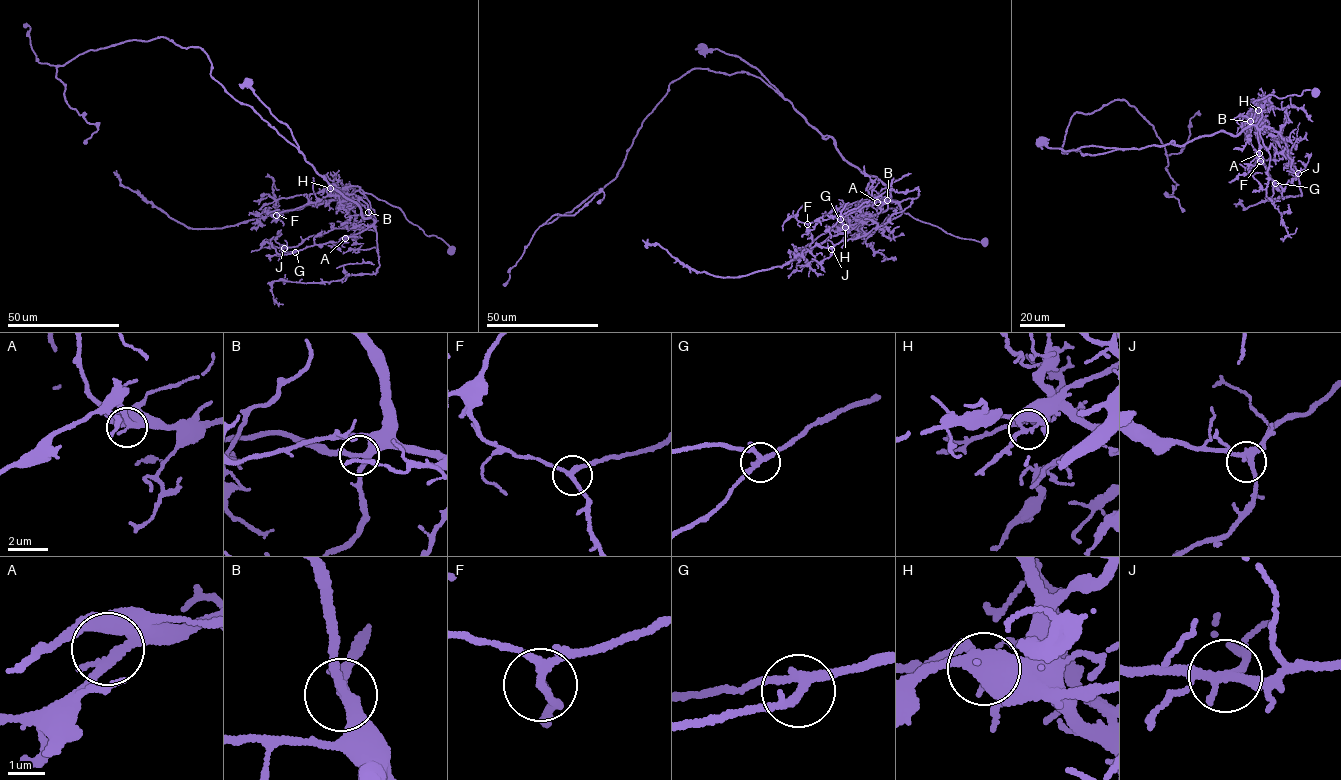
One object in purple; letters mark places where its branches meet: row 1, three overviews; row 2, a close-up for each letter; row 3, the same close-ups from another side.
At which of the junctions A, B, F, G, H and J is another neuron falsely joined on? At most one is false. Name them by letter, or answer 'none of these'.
H

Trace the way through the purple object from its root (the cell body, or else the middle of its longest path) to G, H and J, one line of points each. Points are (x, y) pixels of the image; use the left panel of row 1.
G: (451, 250), (408, 221), (398, 207), (360, 189), (373, 223), (341, 242), (295, 252)
H: (451, 250), (441, 238), (425, 235), (408, 221), (398, 207), (364, 192), (358, 186), (330, 187)
J: (451, 250), (408, 221), (398, 207), (360, 189), (370, 203), (375, 230), (336, 228), (284, 248)

